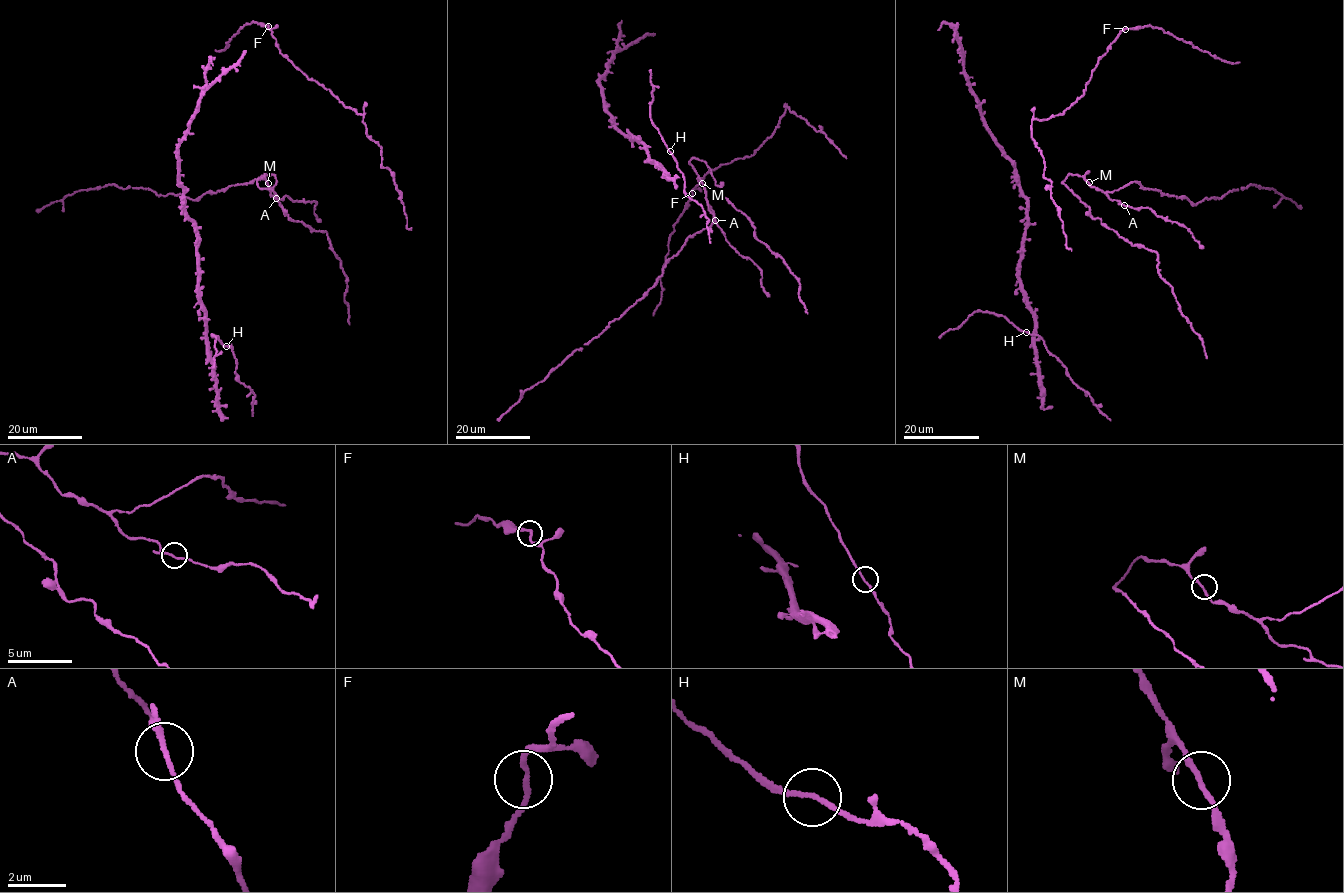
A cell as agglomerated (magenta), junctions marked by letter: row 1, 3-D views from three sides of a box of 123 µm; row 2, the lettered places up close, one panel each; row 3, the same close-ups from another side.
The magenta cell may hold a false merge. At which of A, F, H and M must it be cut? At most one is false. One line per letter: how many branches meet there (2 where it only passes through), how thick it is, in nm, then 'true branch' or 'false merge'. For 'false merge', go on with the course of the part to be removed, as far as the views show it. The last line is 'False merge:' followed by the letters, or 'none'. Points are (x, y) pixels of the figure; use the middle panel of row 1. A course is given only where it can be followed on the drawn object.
A: 2 | 170 nm | true branch
F: 2 | 170 nm | true branch
H: 2 | 150 nm | true branch
M: 2 | 170 nm | true branch
False merge: none

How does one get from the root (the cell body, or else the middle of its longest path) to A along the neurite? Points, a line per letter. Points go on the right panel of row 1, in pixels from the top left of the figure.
A: (1083, 177), (1110, 199), (1125, 205)

